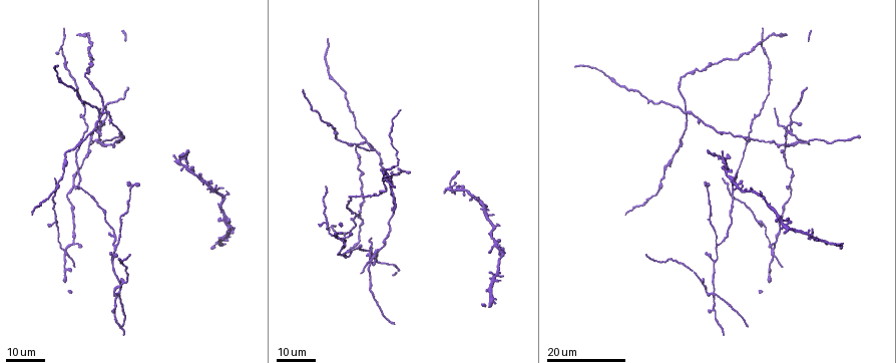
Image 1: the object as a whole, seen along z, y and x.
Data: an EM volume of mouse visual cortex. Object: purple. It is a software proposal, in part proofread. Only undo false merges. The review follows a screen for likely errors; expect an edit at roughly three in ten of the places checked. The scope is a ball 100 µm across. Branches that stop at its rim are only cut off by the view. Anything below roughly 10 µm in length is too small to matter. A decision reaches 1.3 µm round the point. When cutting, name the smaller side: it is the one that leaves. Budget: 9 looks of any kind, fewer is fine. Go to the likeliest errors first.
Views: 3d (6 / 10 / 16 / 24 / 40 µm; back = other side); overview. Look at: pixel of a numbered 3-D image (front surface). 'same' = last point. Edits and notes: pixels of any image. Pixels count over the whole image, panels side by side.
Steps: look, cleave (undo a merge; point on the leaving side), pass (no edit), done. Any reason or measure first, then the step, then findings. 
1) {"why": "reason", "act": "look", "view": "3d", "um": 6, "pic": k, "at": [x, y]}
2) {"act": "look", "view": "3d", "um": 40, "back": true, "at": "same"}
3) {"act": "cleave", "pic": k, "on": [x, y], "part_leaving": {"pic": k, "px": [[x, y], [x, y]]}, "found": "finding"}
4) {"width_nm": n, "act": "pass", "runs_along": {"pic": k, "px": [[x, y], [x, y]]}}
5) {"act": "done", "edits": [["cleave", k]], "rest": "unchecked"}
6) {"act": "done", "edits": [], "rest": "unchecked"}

{"why": "looks like a crossing", "act": "look", "view": "3d", "um": 16, "pic": 1, "at": [710, 292]}

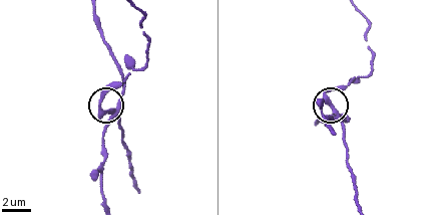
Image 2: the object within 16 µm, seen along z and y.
{"why": "zoom in", "act": "look", "view": "3d", "um": 10, "pic": 2, "at": [110, 111]}

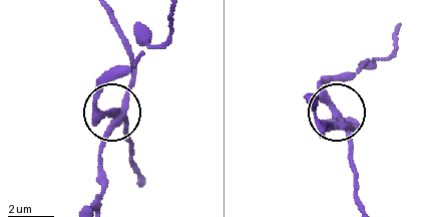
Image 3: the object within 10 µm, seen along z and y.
{"act": "look", "view": "3d", "um": 10, "back": true, "pic": 3, "at": [336, 113]}

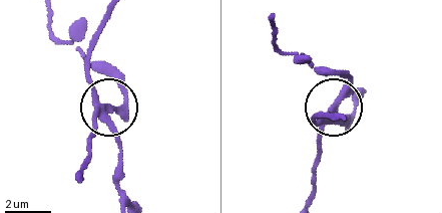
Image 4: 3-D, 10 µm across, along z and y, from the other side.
{"side_arm_um": 12, "act": "pass", "runs_along": {"pic": 4, "px": [[111, 13], [92, 48], [88, 76], [111, 112], [117, 179]]}, "found": "all the same neuron"}

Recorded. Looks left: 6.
{"why": "four-way junction", "act": "look", "view": "3d", "um": 16, "pic": 1, "at": [65, 251]}

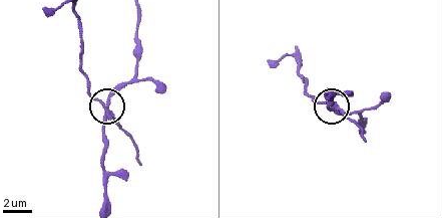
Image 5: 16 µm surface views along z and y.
{"act": "look", "view": "3d", "um": 10, "pic": 5, "at": [108, 112]}

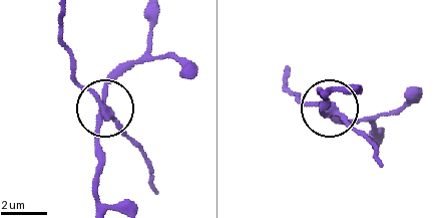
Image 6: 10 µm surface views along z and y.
{"arms": 4, "act": "cleave", "pic": 6, "on": [81, 89], "part_leaving": {"pic": 6, "px": [[103, 108], [76, 76], [63, 36], [63, 13]]}, "found": "a second neuron is stuck on"}

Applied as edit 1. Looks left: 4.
{"why": "three-way junction", "act": "look", "view": "3d", "um": 24, "pic": 1, "at": [115, 247]}

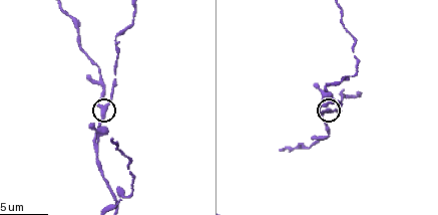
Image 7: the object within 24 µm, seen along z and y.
{"act": "look", "view": "3d", "um": 10, "pic": 7, "at": [105, 109]}

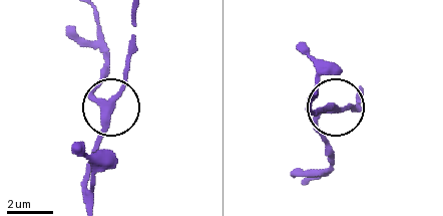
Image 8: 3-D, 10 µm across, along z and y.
{"arms": 3, "act": "pass", "found": "one neuron here"}

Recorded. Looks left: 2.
{"why": "three arms meet", "act": "look", "view": "3d", "um": 24, "pic": 1, "at": [133, 188]}

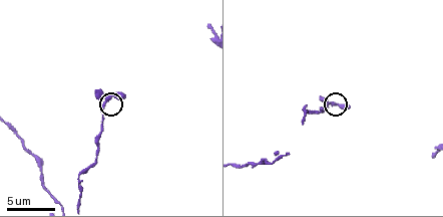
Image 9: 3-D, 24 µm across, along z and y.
{"act": "look", "view": "3d", "um": 6, "pic": 9, "at": [104, 101]}

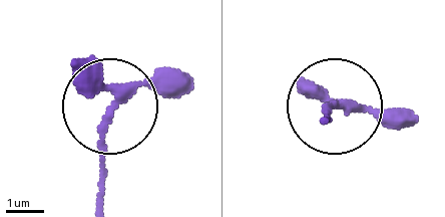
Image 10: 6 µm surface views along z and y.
{"width_nm": 200, "act": "pass", "runs_along": {"pic": 10, "px": [[320, 123], [332, 103], [412, 120]]}, "found": "one neuron here"}

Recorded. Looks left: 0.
{"act": "done", "edits": [["cleave", 6]], "rest": "unchecked"}

